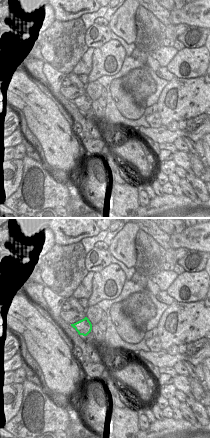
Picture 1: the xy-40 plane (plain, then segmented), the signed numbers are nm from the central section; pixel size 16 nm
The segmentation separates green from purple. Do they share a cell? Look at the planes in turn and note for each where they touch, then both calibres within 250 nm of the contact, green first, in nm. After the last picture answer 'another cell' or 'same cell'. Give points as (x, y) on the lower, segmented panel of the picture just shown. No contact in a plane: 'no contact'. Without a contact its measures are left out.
no contact

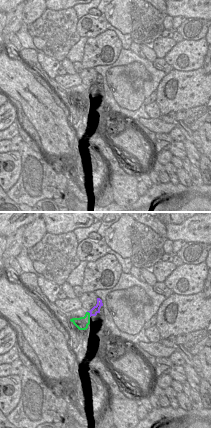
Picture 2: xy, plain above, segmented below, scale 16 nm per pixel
meets green at (89, 314); 200 nm thick on the green side, 130 nm on the other

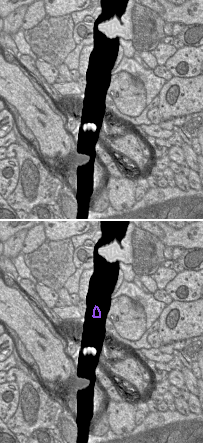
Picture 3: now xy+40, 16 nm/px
no contact

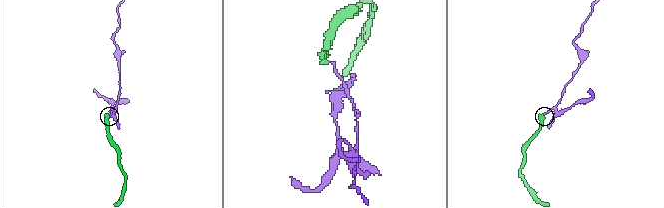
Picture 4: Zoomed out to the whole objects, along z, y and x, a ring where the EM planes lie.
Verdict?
another cell

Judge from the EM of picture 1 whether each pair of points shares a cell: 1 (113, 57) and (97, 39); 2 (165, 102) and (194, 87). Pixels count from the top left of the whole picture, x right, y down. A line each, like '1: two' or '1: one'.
1: two
2: one

